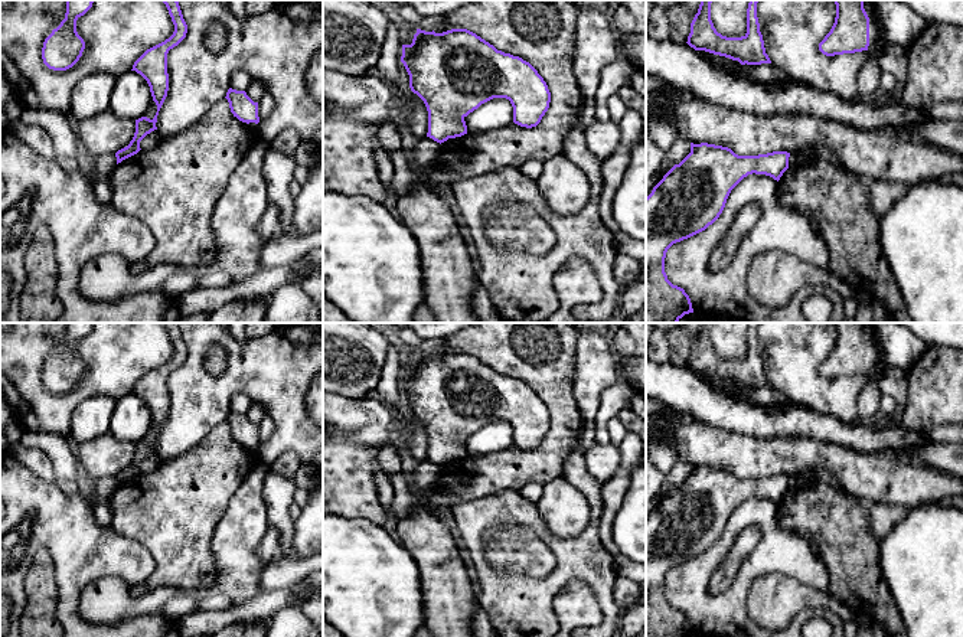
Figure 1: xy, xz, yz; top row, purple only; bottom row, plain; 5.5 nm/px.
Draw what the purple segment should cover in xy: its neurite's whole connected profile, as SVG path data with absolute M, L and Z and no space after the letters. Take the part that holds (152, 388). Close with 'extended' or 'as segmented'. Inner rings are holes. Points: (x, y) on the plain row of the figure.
M163 323L163 326L166 327L167 333L169 333L169 337L172 340L172 344L174 347L174 355L173 357L166 362L164 365L147 372L133 388L133 392L131 393L136 393L137 396L140 396L148 406L150 409L150 415L151 415L151 419L153 419L153 424L156 425L157 428L157 435L154 438L153 442L147 441L147 440L141 440L138 442L136 442L136 455L134 455L134 460L133 463L130 464L130 467L121 473L118 473L115 476L115 480L117 480L117 487L121 486L123 483L137 477L141 471L140 471L140 464L147 458L150 457L151 454L157 453L156 450L156 445L157 445L157 438L159 438L159 434L167 419L167 414L169 414L169 396L167 396L167 376L170 372L173 372L174 369L177 369L185 360L186 360L186 356L187 356L187 347L183 342L183 337L182 337L182 333L180 333L180 329L179 329L179 324L177 323Z; as segmented

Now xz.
M417 352L411 368L402 368L401 385L409 398L409 411L428 434L427 460L437 466L467 457L464 441L493 421L506 421L513 429L513 445L536 450L549 431L551 415L538 393L526 383L497 373L467 352L443 356Z; as segmented

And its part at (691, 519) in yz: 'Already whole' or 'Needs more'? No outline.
Already whole

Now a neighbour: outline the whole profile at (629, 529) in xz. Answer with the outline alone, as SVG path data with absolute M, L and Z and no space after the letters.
M646 463L629 473L629 489L611 535L620 553L646 566Z

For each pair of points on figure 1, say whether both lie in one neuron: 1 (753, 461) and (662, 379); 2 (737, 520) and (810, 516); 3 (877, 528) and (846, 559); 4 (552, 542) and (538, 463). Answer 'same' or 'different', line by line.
1: different
2: different
3: different
4: different

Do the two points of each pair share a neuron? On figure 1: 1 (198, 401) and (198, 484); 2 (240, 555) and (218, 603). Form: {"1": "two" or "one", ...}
{"1": "two", "2": "two"}

